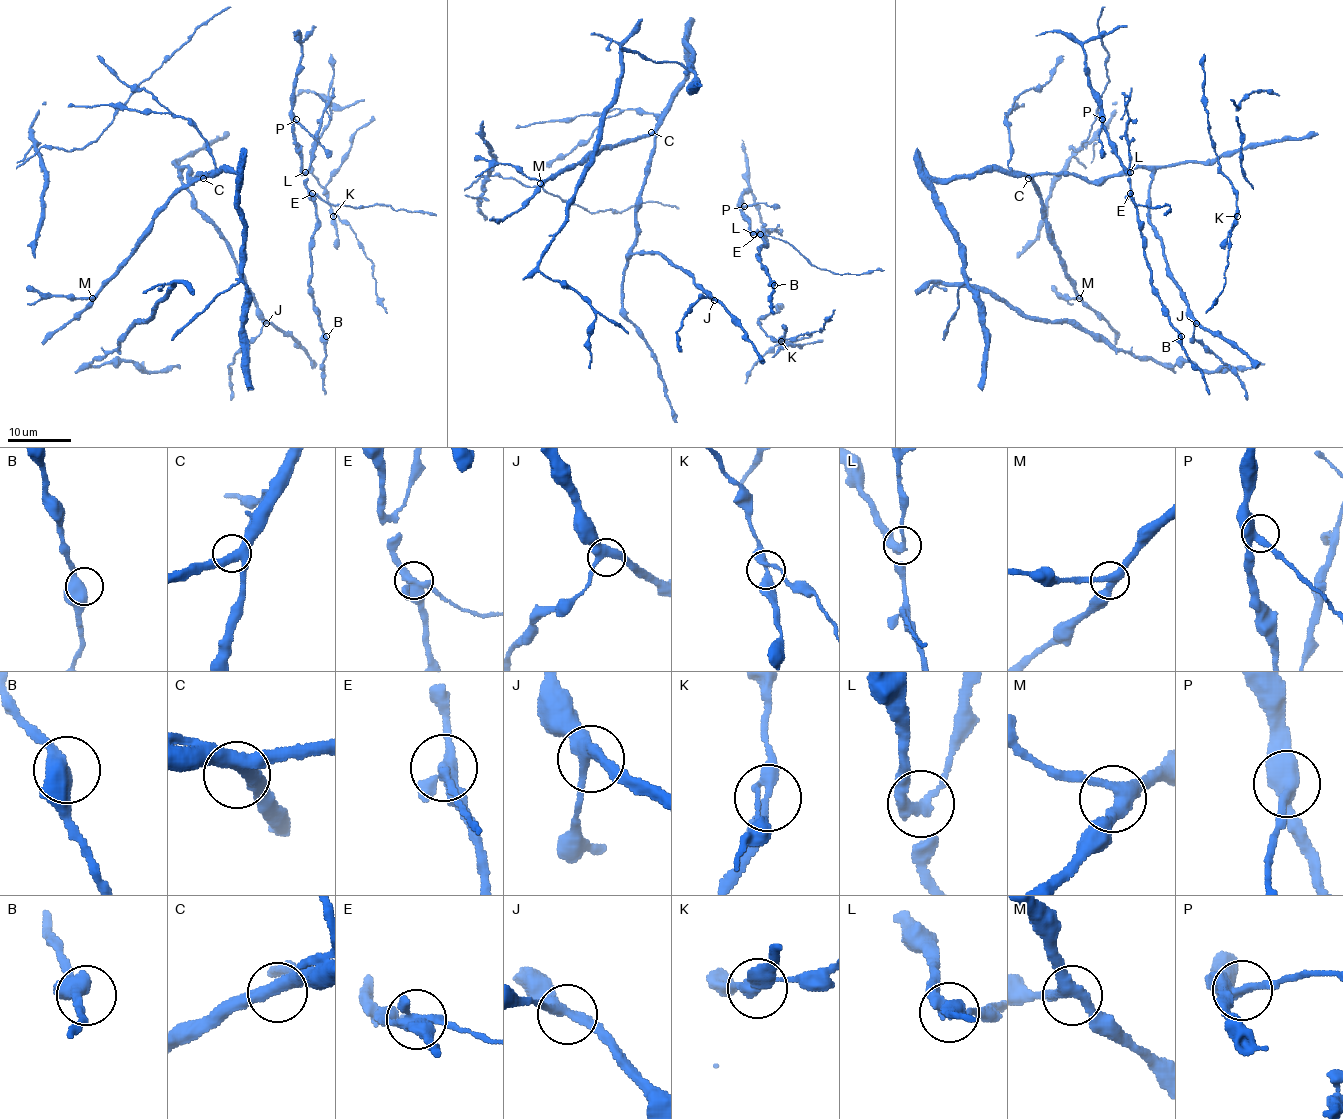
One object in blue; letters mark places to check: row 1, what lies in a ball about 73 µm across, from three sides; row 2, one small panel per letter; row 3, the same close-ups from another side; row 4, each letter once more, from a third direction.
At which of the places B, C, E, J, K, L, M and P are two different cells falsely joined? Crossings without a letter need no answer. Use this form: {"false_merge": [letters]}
{"false_merge": ["E", "L"]}

